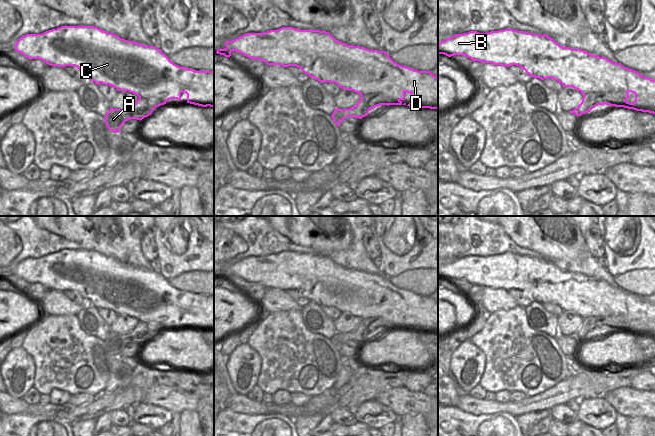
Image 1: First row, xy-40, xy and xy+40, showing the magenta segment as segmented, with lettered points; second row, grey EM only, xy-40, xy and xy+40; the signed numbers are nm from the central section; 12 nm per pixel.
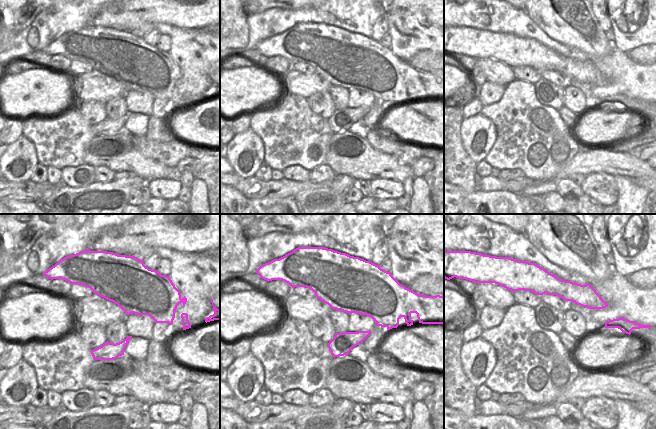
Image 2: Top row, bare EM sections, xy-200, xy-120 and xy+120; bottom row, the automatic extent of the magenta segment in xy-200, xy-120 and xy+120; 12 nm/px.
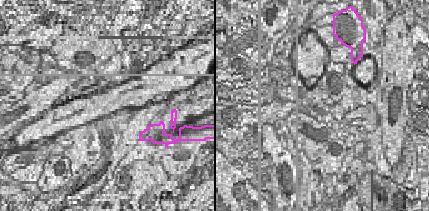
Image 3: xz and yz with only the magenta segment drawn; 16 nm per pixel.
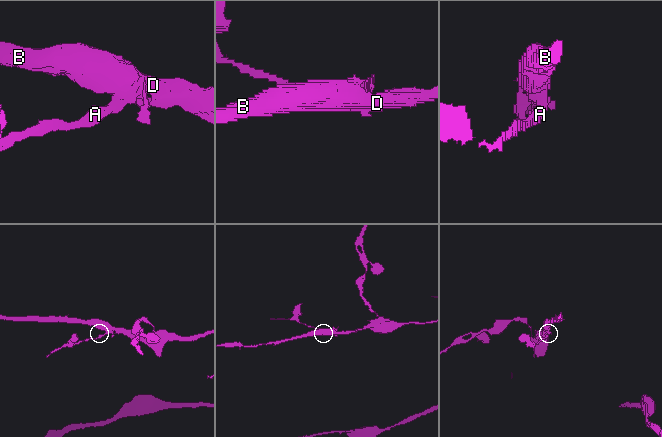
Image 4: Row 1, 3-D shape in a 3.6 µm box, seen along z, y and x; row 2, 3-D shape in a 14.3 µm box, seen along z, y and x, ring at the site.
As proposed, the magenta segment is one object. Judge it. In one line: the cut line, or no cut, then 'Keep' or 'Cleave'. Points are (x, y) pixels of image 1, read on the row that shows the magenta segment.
No split. Keep.

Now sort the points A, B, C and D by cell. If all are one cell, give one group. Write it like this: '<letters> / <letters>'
A B C D

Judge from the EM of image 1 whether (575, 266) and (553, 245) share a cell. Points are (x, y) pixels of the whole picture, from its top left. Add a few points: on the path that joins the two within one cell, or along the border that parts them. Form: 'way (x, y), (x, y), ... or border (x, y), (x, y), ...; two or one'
border (590, 254), (584, 258), (555, 258), (551, 261); two

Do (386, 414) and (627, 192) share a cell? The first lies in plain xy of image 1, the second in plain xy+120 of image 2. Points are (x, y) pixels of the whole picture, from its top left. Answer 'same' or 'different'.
different

